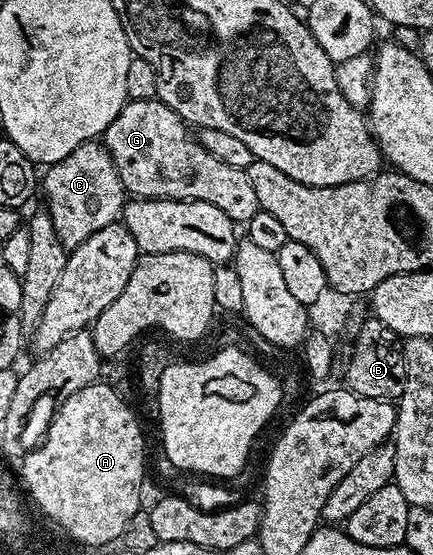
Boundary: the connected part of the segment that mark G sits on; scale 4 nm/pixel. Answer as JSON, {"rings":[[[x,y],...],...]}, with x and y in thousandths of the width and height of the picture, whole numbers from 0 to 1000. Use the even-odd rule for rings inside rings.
{"rings":[[[298,178],[273,211],[254,218],[238,240],[236,256],[254,276],[273,305],[273,319],[298,353],[319,359],[476,362],[485,369],[503,369],[503,377],[513,377],[513,384],[522,384],[522,391],[531,391],[547,405],[573,404],[577,391],[603,380],[596,348],[587,348],[587,333],[577,333],[570,306],[522,297],[522,290],[494,283],[494,276],[462,259],[460,249],[446,241],[420,209],[402,204],[402,196],[393,196],[393,189],[383,189],[372,178]]]}

